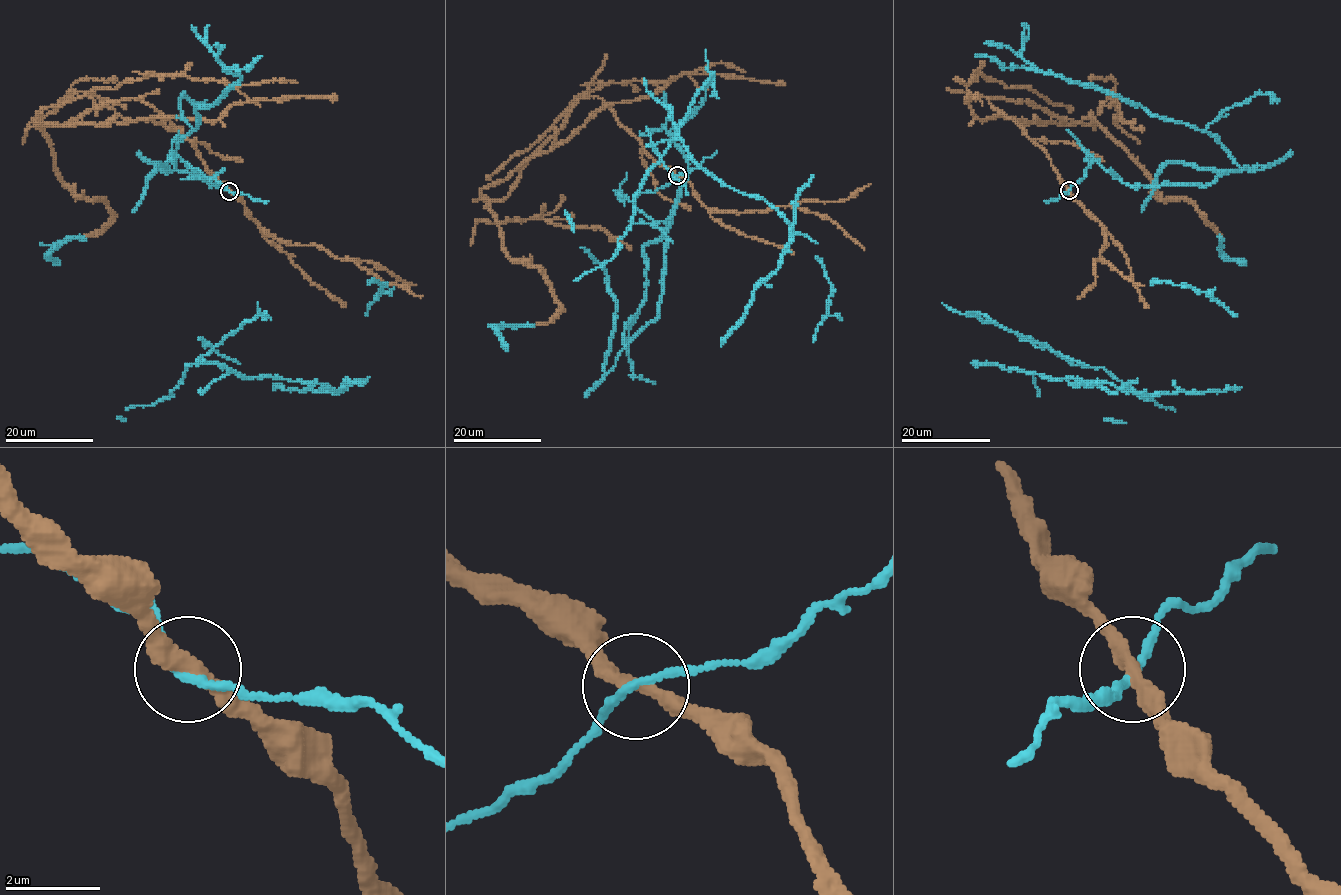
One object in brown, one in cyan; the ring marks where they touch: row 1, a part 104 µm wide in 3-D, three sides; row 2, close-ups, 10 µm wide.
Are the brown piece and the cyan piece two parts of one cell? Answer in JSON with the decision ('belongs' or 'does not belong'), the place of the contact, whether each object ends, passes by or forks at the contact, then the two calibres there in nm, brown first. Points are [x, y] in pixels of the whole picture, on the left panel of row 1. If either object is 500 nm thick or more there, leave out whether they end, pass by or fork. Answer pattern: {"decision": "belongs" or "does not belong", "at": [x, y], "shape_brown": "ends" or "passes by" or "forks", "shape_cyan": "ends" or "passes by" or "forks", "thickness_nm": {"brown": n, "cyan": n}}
{"decision": "belongs", "at": [229, 191], "shape_brown": "passes by", "shape_cyan": "passes by", "thickness_nm": {"brown": 320, "cyan": 150}}

